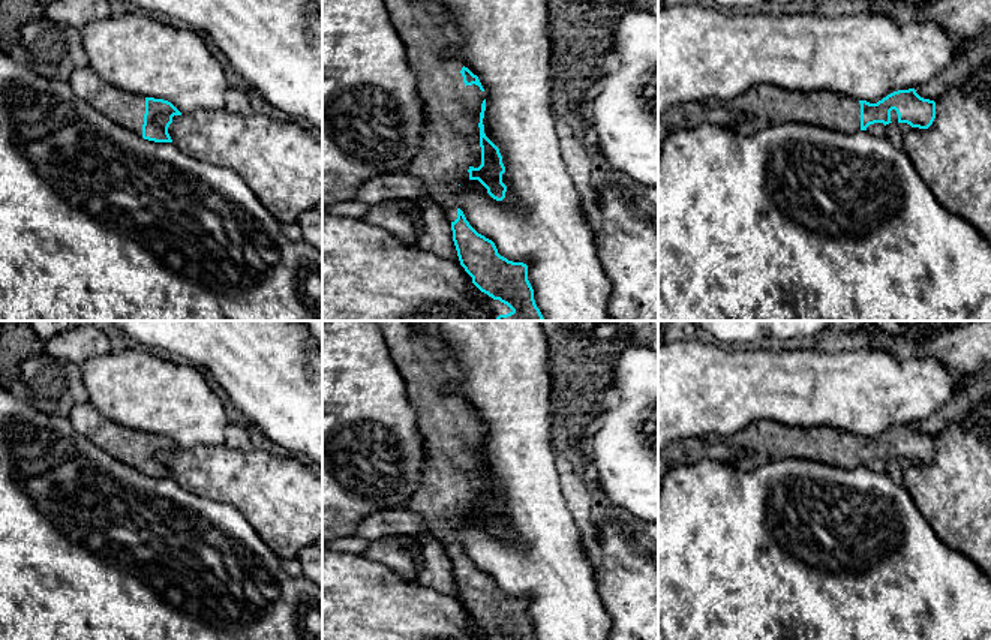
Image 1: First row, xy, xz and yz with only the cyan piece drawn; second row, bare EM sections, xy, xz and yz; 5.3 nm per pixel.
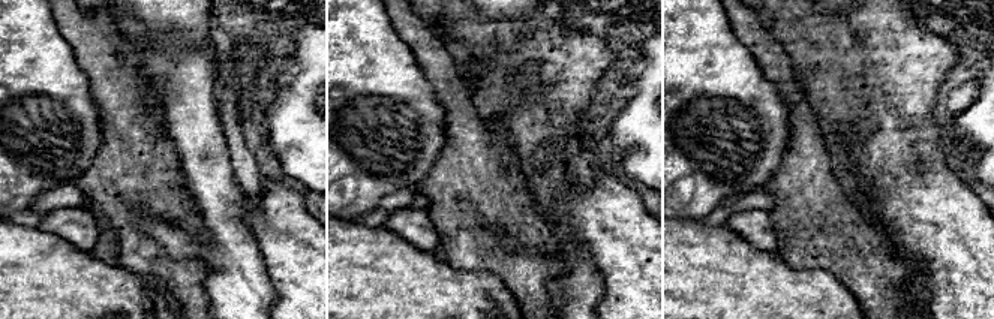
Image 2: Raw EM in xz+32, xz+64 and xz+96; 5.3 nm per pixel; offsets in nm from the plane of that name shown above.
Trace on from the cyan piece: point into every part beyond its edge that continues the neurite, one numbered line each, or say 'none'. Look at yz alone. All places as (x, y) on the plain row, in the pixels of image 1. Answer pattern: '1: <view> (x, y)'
1: yz (760, 442)

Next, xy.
1: xy (126, 445)

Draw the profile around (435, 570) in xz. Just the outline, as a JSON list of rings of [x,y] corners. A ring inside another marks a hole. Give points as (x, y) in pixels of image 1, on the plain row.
[[[420,538],[420,564],[414,582],[460,600],[453,577],[451,558],[444,544],[435,538]]]

